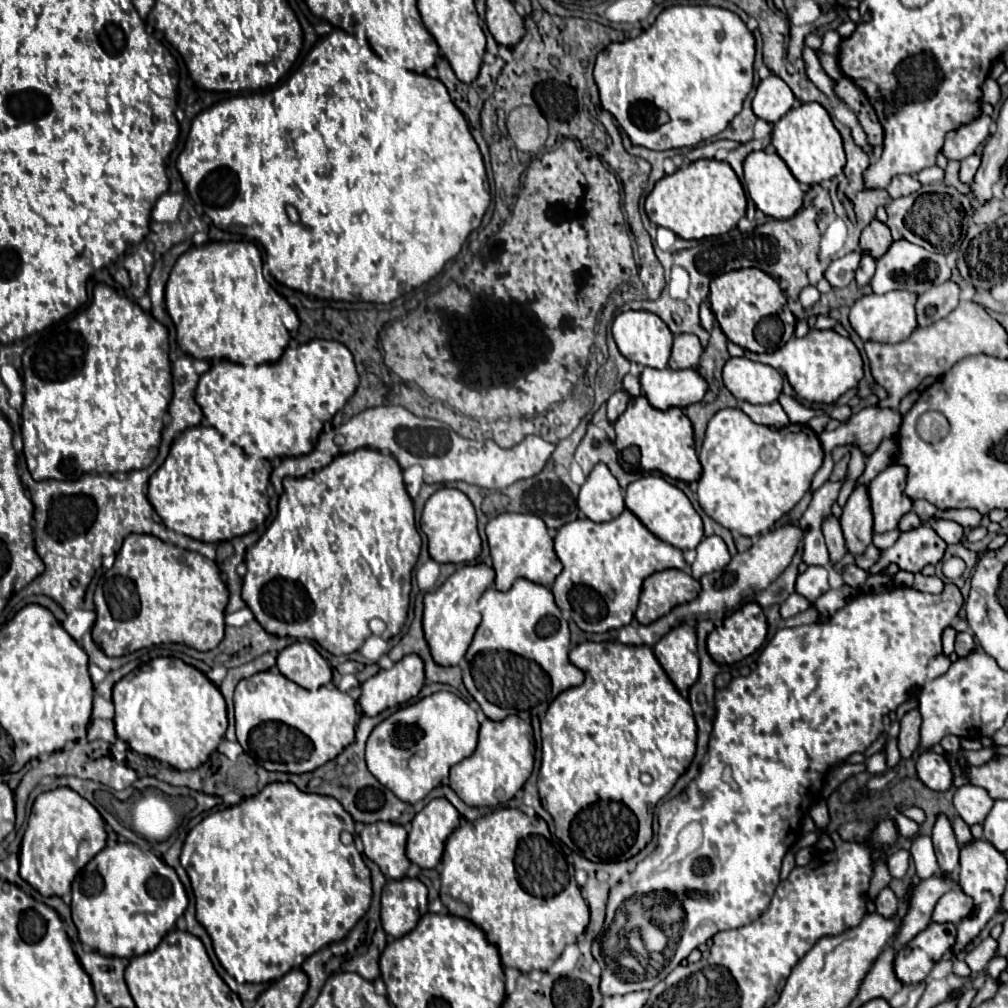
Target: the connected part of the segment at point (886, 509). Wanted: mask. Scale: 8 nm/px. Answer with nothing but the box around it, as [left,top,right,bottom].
[870,463,912,533]

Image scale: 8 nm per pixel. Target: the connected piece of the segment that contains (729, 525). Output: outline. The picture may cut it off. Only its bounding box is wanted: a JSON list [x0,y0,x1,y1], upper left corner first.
[696,409,824,537]

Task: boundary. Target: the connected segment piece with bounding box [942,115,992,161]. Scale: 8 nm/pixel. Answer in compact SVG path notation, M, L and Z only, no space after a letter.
M982 115L976 121L972 121L970 125L960 127L958 131L950 131L946 135L942 153L948 159L954 159L954 161L966 159L990 135L990 127L992 127L992 117L990 115Z

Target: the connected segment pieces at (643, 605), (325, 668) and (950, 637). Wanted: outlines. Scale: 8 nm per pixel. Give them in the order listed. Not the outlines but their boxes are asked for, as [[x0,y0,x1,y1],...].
[[636,569,700,625],[278,641,332,689],[942,627,956,656]]

